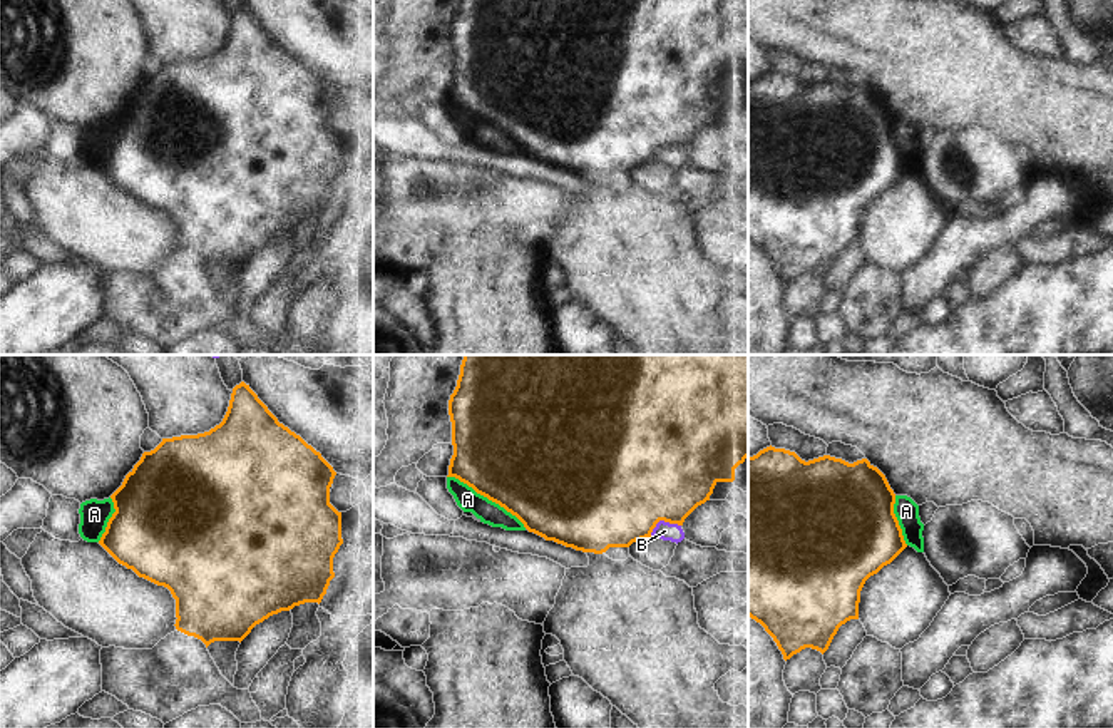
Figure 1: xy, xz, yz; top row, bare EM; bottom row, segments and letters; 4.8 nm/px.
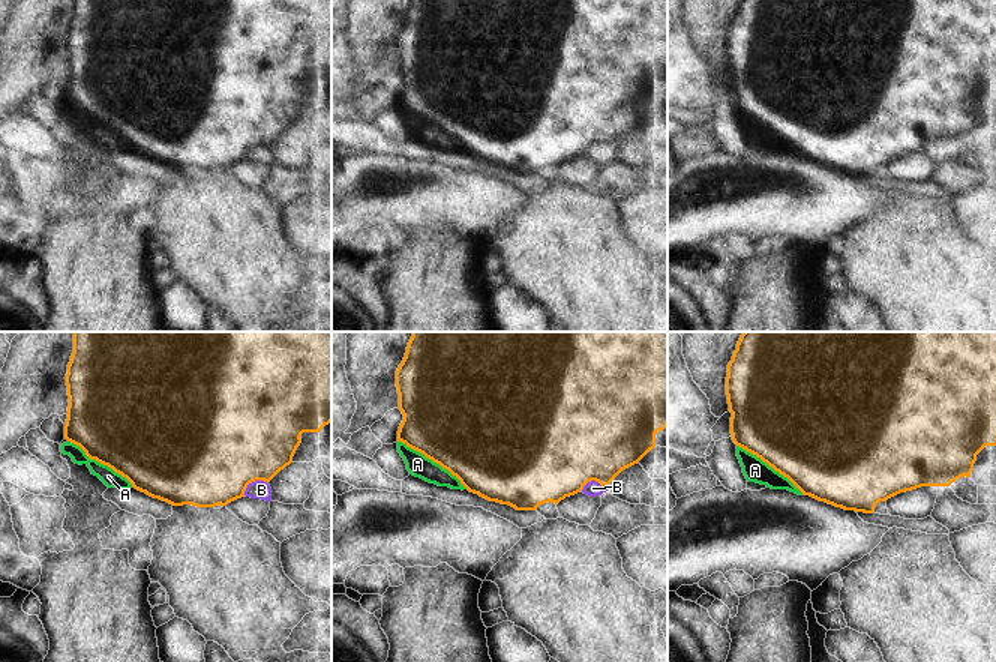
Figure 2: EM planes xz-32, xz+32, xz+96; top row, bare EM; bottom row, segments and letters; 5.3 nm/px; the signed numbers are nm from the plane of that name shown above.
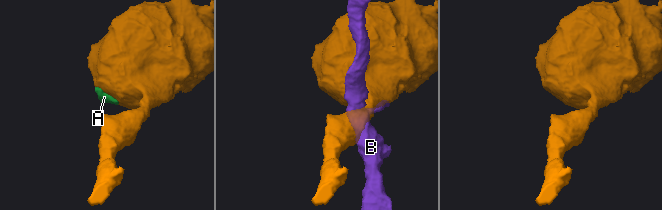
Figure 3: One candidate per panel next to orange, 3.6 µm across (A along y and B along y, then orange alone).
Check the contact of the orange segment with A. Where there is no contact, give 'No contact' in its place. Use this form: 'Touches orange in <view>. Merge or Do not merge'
Touches orange in xz. Merge.

